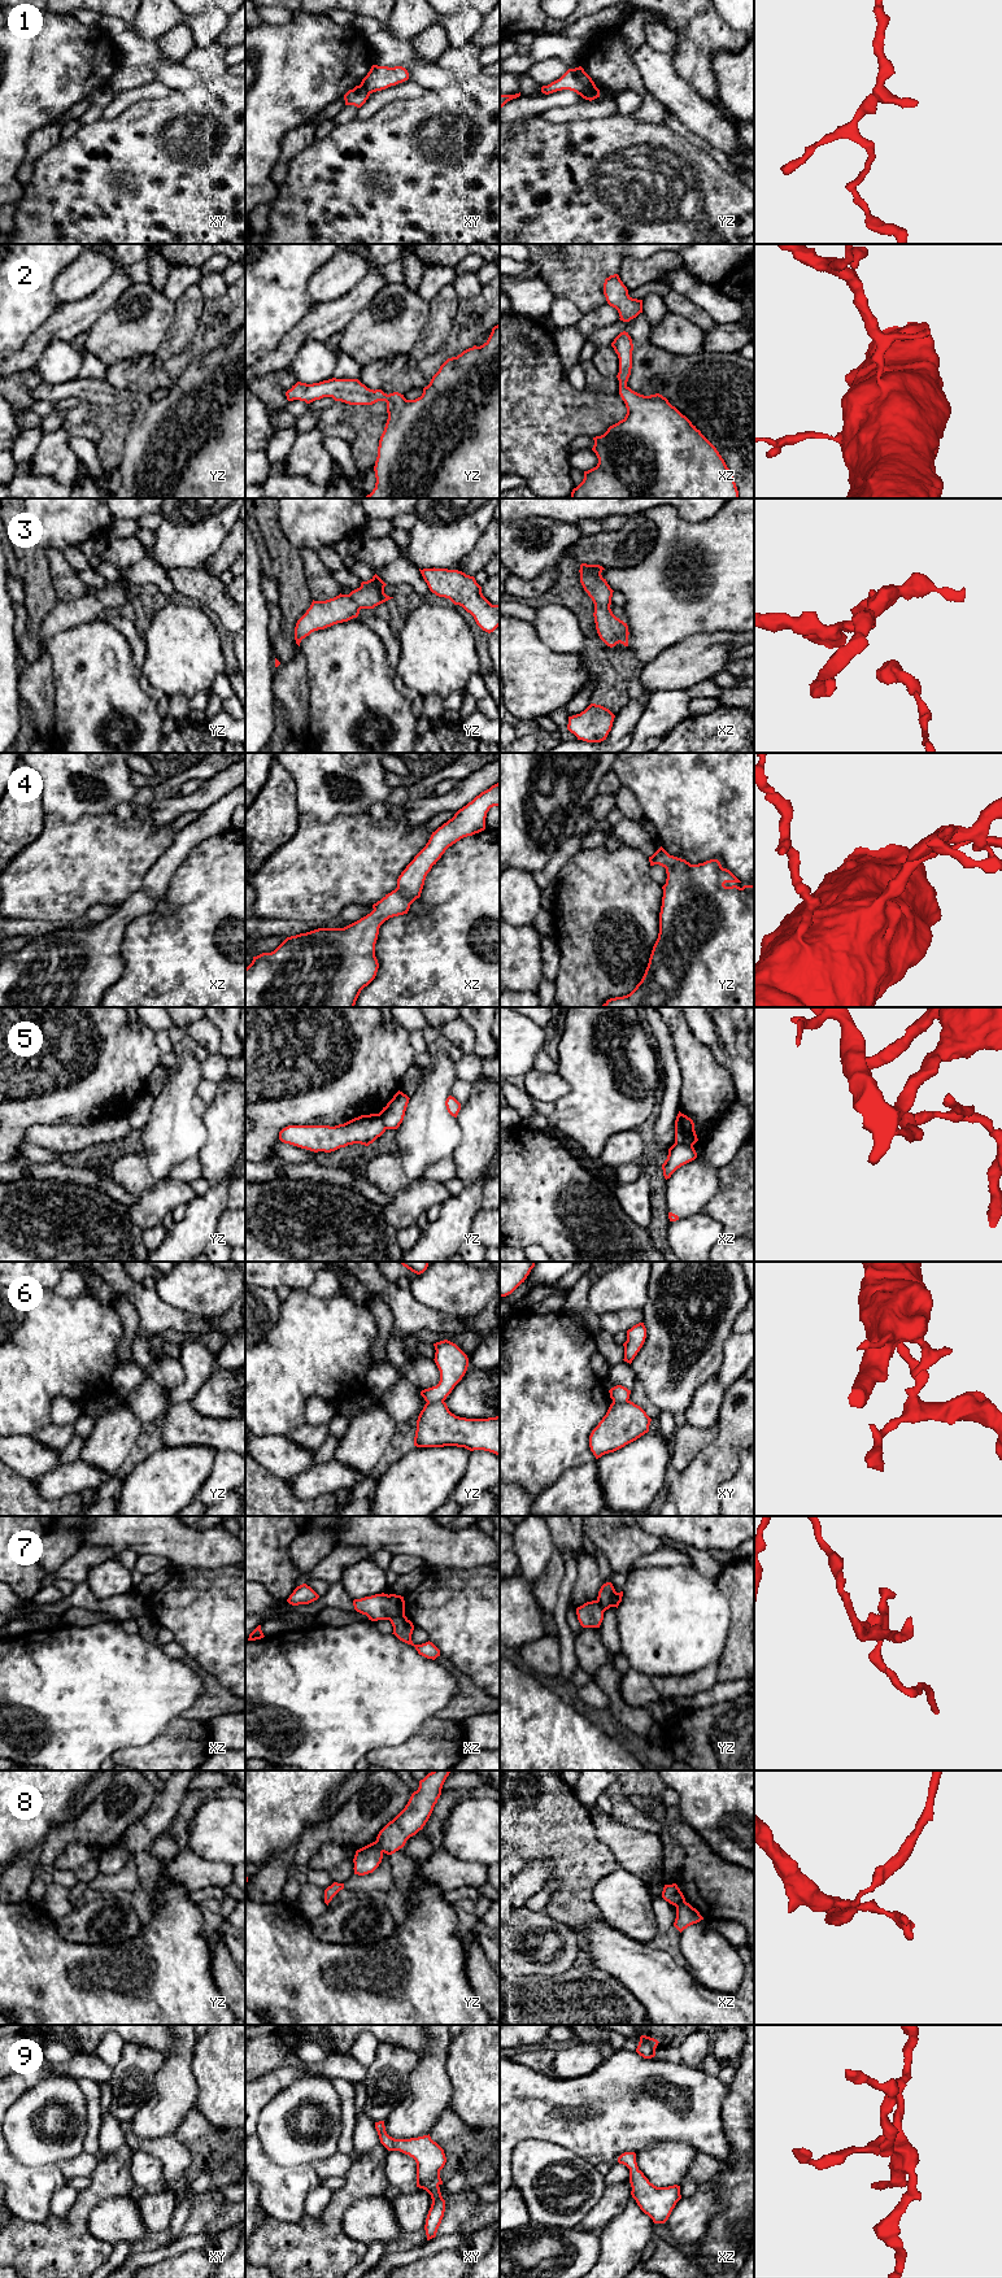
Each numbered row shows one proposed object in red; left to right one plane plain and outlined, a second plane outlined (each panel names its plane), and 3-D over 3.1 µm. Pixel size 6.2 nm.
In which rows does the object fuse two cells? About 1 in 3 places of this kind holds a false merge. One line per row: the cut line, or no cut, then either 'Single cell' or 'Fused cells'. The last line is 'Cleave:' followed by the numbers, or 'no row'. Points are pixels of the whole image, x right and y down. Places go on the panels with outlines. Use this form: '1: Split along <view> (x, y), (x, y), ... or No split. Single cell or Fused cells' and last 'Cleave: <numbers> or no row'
1: Split along yz (595, 86), (580, 95). Fused cells
2: No split. Single cell
3: No split. Single cell
4: No split. Single cell
5: Split along xz (675, 1142), (692, 1146). Fused cells
6: Split along yz (443, 1399), (427, 1403). Fused cells
7: Split along xz (404, 1615), (397, 1615), (390, 1620). Fused cells
8: Split along yz (375, 1841), (383, 1851). Fused cells
9: No split. Single cell
Cleave: 1, 5, 6, 7, 8

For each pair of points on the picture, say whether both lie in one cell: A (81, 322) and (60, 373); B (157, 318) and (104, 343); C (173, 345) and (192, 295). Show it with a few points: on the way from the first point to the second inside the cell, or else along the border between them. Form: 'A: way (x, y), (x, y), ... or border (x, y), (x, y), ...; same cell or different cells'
A: border (70, 342), (53, 340), (42, 355); different cells
B: way (144, 321), (117, 336); same cell
C: way (182, 332), (190, 308); same cell

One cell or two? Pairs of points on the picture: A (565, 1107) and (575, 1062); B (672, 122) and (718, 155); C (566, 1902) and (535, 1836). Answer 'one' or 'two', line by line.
A: one
B: one
C: one

